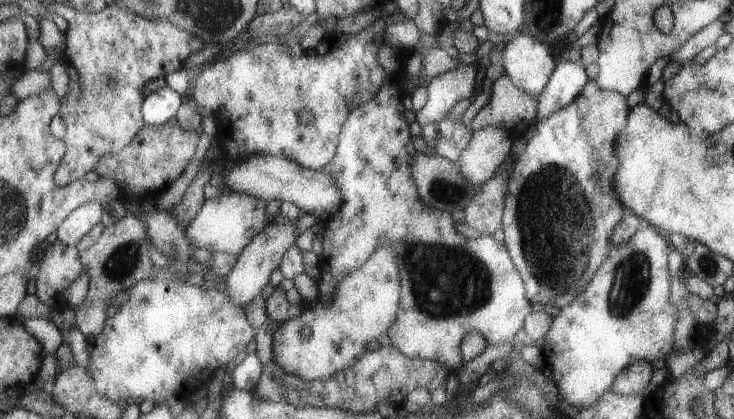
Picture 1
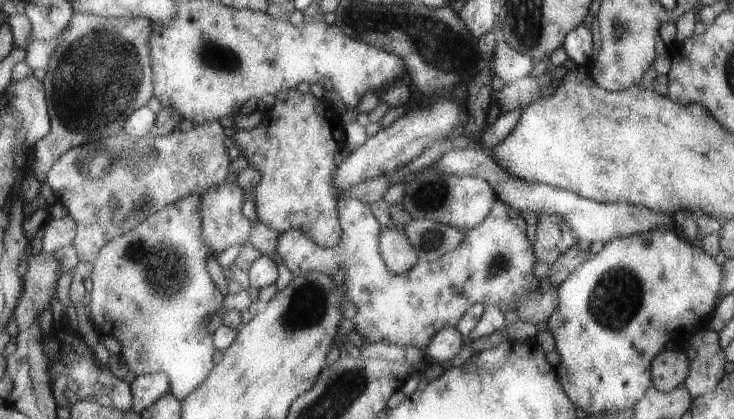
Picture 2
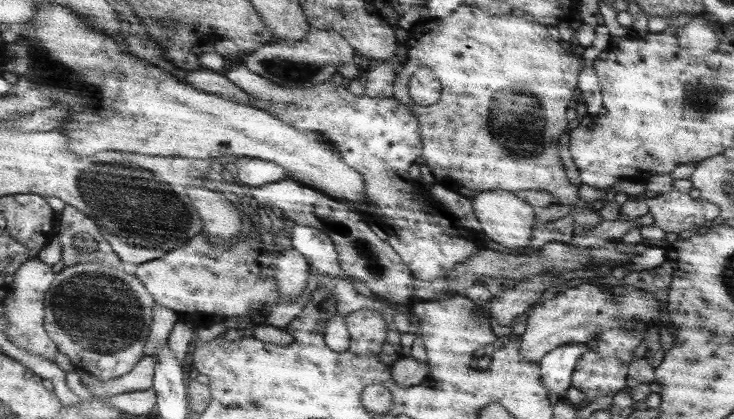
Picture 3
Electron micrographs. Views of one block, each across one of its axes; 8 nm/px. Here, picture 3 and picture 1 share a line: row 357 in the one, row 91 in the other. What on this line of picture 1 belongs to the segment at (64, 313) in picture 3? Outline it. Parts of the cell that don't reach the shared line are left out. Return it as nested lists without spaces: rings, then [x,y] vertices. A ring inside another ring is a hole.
[[[110,5],[99,13],[77,12],[69,20],[69,32],[65,36],[64,62],[70,82],[68,93],[61,99],[59,116],[64,121],[66,156],[59,166],[54,180],[59,187],[81,181],[85,174],[95,171],[98,163],[109,154],[118,154],[126,148],[146,126],[142,118],[142,105],[146,100],[144,89],[152,81],[183,69],[191,56],[192,35],[178,28],[169,18],[147,17],[126,7]]]

